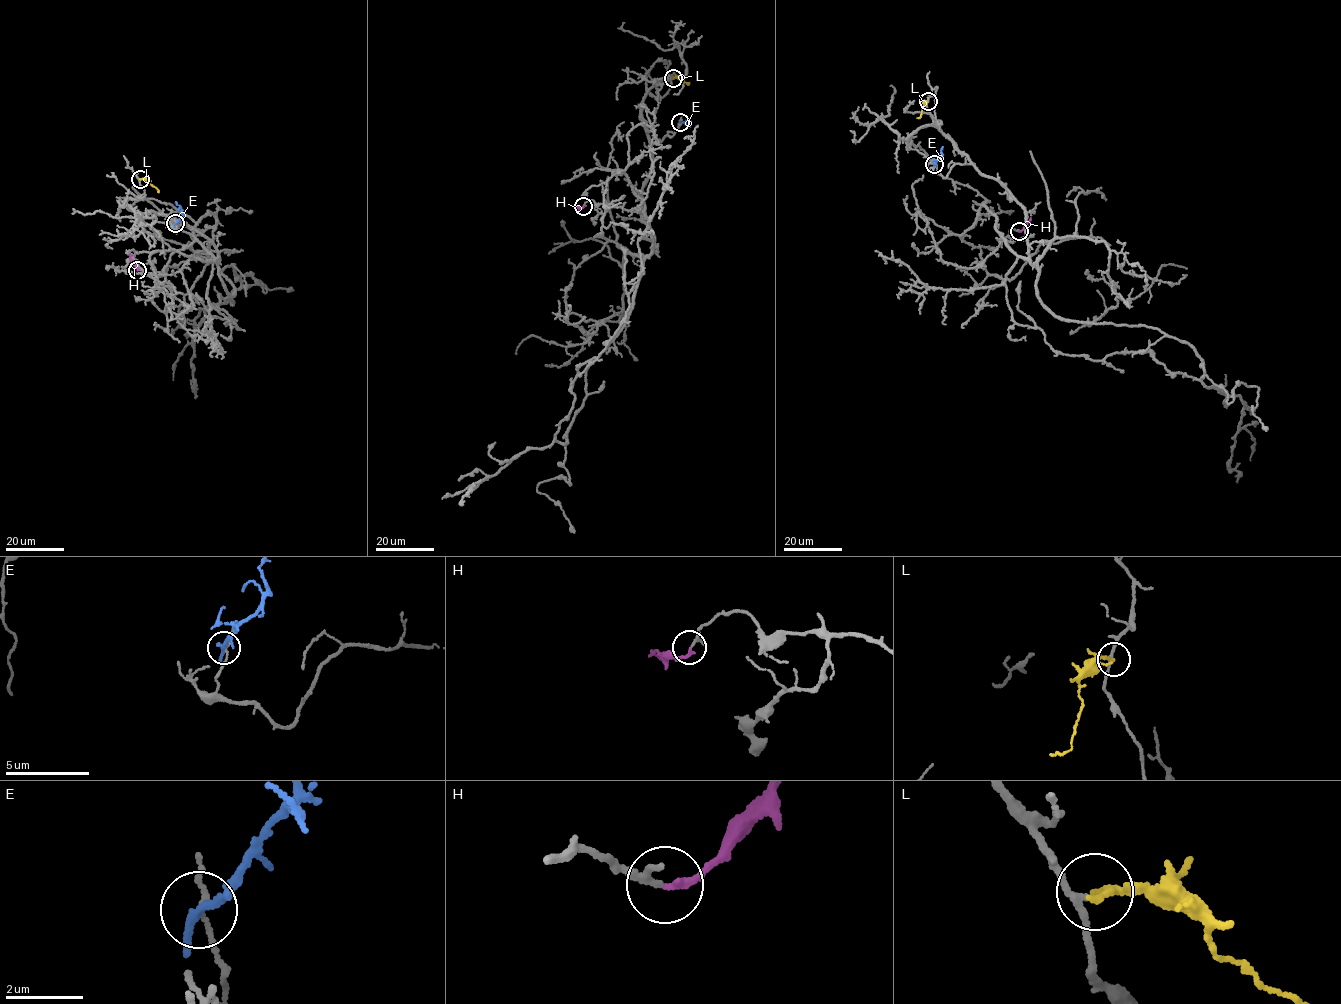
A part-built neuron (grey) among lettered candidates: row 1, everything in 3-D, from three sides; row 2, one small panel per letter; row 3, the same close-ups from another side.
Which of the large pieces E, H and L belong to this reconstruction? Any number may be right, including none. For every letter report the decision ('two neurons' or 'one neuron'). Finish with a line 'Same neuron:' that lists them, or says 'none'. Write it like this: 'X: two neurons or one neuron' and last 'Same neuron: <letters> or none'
E: two neurons
H: one neuron
L: two neurons
Same neuron: H

